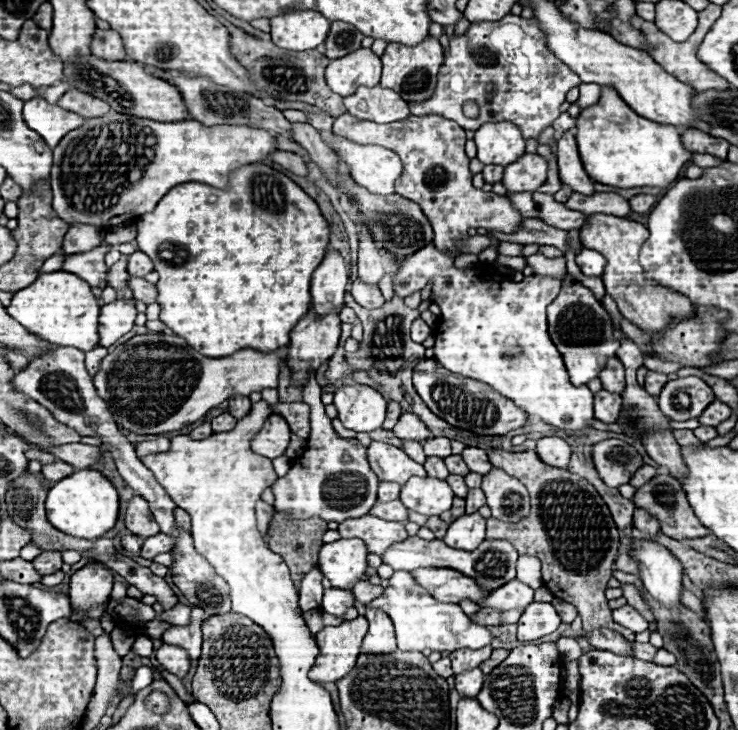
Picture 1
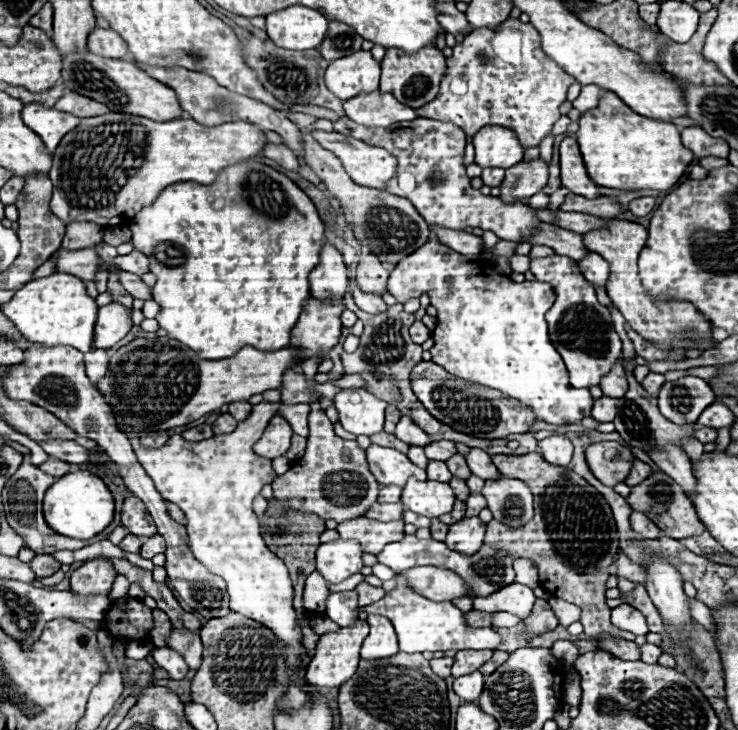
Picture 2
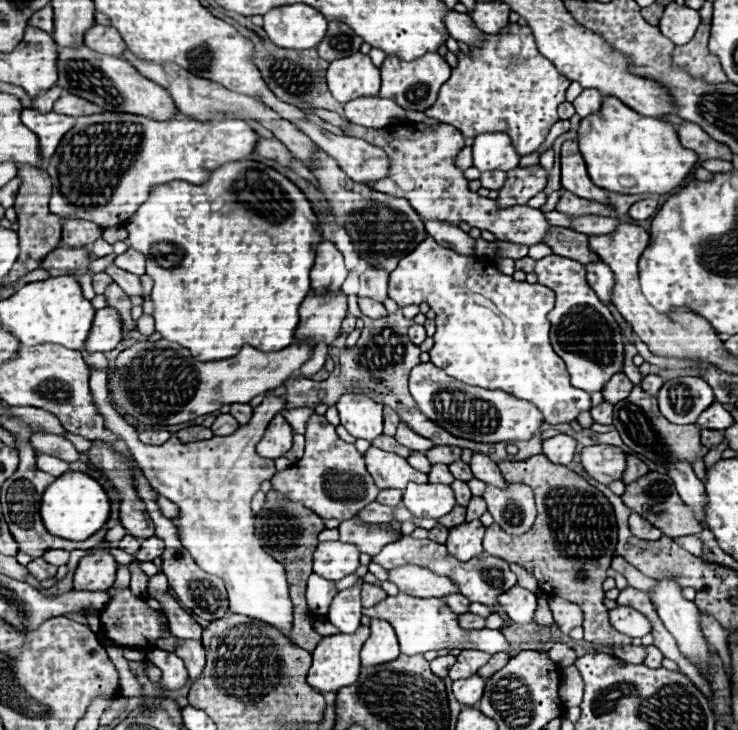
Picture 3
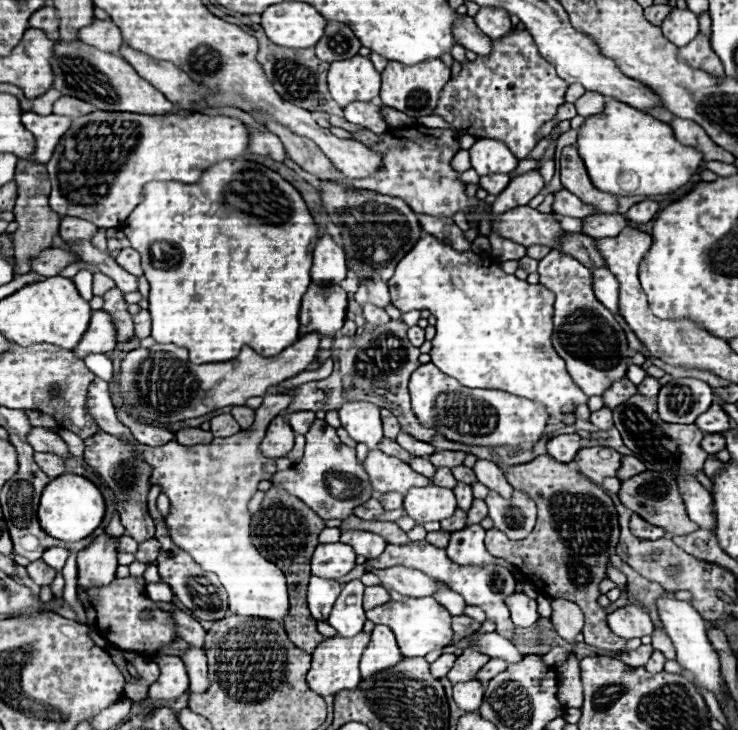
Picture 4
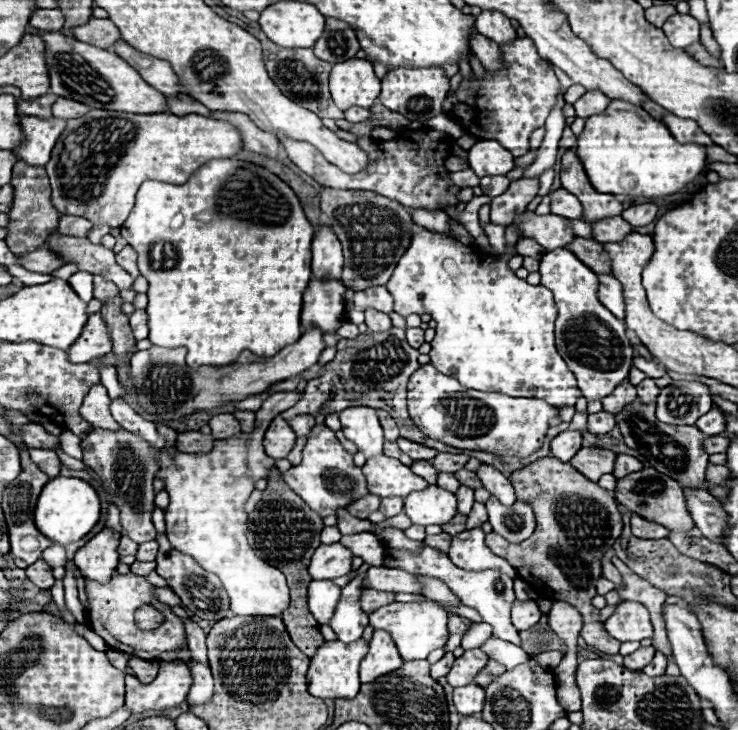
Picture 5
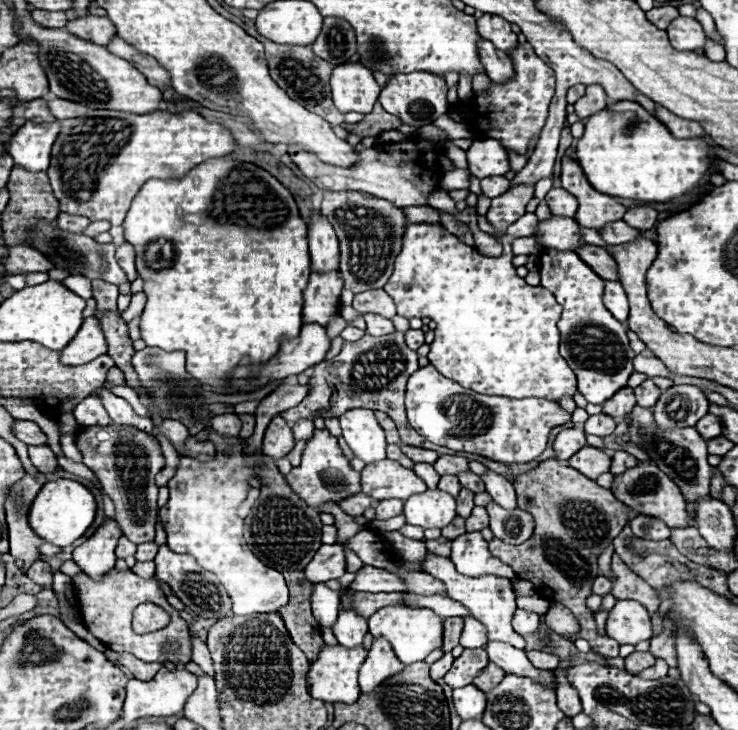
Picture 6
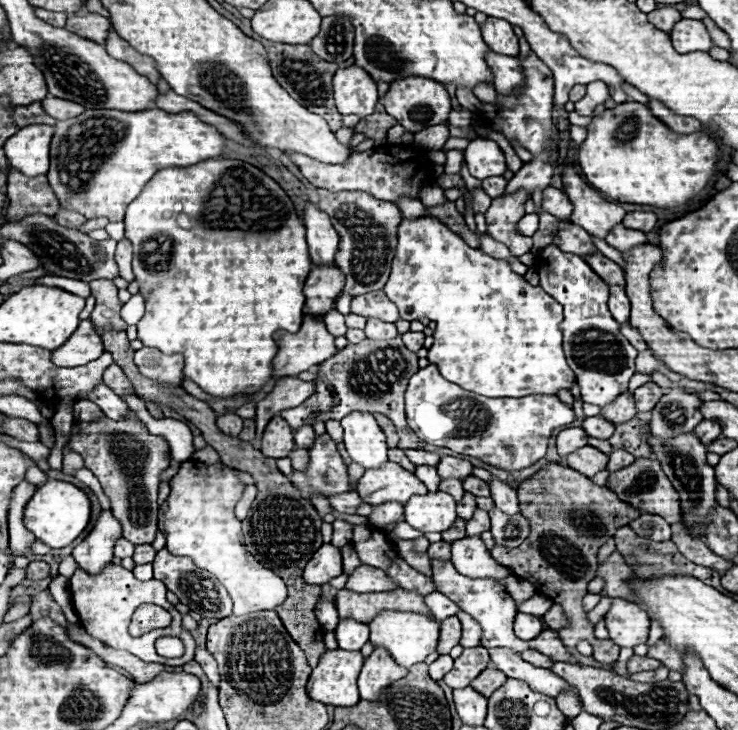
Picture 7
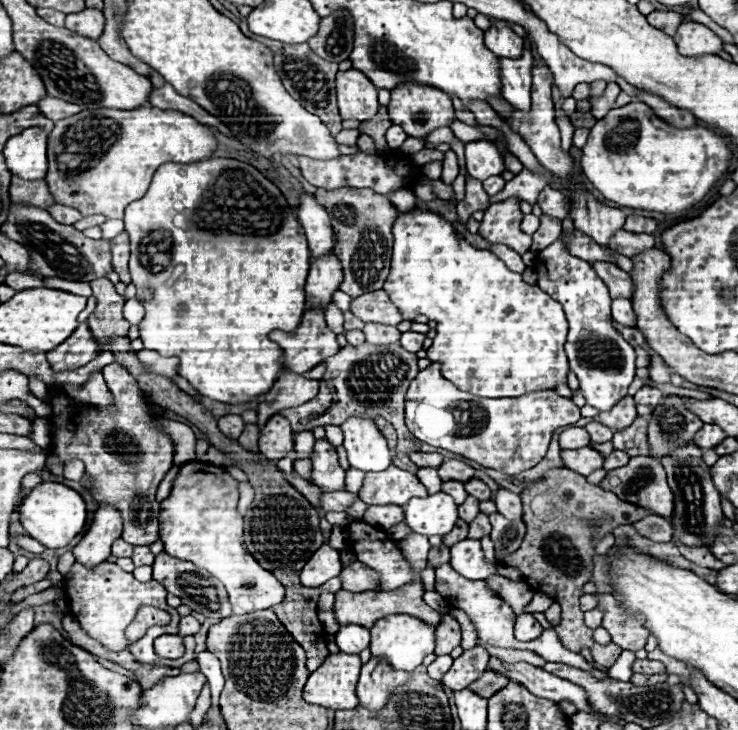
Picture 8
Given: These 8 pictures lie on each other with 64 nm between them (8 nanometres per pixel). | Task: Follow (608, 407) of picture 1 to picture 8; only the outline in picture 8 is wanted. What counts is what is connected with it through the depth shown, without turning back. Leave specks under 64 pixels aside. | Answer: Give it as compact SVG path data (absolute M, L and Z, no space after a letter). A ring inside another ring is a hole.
M588 422L586 430L588 430L592 442L608 442L608 440L612 440L612 434L614 434L614 432L610 432L610 428L606 428L598 422Z

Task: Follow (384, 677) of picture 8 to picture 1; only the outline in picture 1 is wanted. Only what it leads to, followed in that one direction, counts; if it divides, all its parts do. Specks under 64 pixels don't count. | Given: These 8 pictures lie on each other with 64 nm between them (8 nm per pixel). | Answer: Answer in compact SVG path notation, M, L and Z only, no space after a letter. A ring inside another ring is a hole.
M366 604L366 618L370 622L370 630L364 636L362 652L374 652L374 654L390 654L396 650L396 638L394 638L394 626L392 620L382 612L380 608L370 608Z

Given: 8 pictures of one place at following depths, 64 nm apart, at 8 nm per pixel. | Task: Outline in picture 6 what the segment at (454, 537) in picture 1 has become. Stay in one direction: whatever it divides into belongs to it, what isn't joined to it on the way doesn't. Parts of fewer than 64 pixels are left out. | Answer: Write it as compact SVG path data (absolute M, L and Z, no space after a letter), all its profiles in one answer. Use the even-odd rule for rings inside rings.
M466 532L452 540L450 560L456 564L456 570L466 576L494 574L504 578L514 578L514 570L508 564L502 564L496 556L490 556L488 542L480 532Z

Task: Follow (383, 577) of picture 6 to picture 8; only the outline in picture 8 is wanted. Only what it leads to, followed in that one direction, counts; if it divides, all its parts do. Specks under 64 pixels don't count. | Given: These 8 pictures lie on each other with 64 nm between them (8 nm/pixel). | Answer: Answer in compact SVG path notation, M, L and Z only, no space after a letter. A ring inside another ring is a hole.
M354 562L340 572L342 588L350 592L368 592L378 590L378 574L366 568L362 562Z

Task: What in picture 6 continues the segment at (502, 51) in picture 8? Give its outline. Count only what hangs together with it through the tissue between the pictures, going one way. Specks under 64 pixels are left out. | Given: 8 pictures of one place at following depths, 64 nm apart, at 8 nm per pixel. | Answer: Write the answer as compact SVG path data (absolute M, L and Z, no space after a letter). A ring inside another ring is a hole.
M484 14L482 18L478 18L478 32L484 40L490 40L498 50L510 50L518 44L516 34L510 28L508 20L502 20L502 16L490 16Z

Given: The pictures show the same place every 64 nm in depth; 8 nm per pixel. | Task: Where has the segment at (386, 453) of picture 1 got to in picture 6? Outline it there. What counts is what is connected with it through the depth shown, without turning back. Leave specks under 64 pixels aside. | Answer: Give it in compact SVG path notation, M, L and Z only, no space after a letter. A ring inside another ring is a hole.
M380 460L378 464L366 464L362 470L362 492L374 500L388 500L426 492L426 484L412 470L404 468L396 460Z

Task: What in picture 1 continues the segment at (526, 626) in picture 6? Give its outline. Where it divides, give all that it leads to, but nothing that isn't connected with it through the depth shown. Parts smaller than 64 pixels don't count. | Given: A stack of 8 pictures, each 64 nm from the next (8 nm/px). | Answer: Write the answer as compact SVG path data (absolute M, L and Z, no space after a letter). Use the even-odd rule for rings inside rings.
M514 578L510 580L510 584L496 588L486 600L486 606L498 608L498 610L510 610L516 606L528 606L532 602L532 596L534 596L534 590Z

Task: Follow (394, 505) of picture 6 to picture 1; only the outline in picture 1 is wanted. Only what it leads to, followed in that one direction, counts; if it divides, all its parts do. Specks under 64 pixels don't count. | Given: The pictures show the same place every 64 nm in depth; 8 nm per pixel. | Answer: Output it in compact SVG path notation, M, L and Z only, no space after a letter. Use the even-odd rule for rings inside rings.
M380 482L380 488L378 488L378 500L380 502L392 502L400 496L400 484L386 484L386 482Z

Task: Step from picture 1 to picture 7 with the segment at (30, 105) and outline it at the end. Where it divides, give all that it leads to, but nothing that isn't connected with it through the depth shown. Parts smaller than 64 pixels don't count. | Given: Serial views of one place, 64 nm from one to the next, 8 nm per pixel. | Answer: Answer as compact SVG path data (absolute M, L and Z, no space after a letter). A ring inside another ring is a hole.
M22 128L6 144L6 156L12 168L26 176L40 176L48 172L48 148L54 136L54 128Z

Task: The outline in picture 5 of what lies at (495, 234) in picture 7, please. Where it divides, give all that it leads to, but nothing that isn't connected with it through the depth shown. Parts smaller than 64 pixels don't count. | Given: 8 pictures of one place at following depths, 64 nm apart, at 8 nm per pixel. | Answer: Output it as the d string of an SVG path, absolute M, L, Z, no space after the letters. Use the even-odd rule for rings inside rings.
M530 178L514 180L502 196L492 198L492 202L490 202L492 224L508 226L514 220L514 216L518 216L520 212L526 210L528 202L538 194L538 190L540 190L540 180L538 178L534 178L534 180L530 180ZM522 240L522 242L516 242L516 248L522 256L530 256L530 258L536 258L536 256L542 256L544 254L544 247L536 242L528 242L528 240Z

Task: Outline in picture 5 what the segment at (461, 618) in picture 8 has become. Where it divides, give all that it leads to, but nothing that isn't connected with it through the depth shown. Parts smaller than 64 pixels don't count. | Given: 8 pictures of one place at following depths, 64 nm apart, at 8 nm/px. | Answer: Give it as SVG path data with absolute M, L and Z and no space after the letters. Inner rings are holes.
M486 622L472 624L470 630L468 630L468 634L462 638L462 648L464 650L472 650L472 648L476 648L476 644L482 644L488 636L492 636L490 624L486 624Z

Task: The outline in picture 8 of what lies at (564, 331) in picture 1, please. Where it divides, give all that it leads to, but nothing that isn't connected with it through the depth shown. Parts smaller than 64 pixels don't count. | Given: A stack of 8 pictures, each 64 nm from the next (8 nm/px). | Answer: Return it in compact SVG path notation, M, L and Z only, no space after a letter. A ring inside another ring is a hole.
M556 240L536 256L536 272L538 272L538 286L558 300L564 306L566 320L568 320L568 340L566 340L566 354L570 362L570 370L580 380L580 390L586 402L600 412L610 410L618 400L626 396L630 382L634 380L634 348L618 334L610 316L610 294L606 284L594 272L594 268L578 258L572 256L562 240Z

